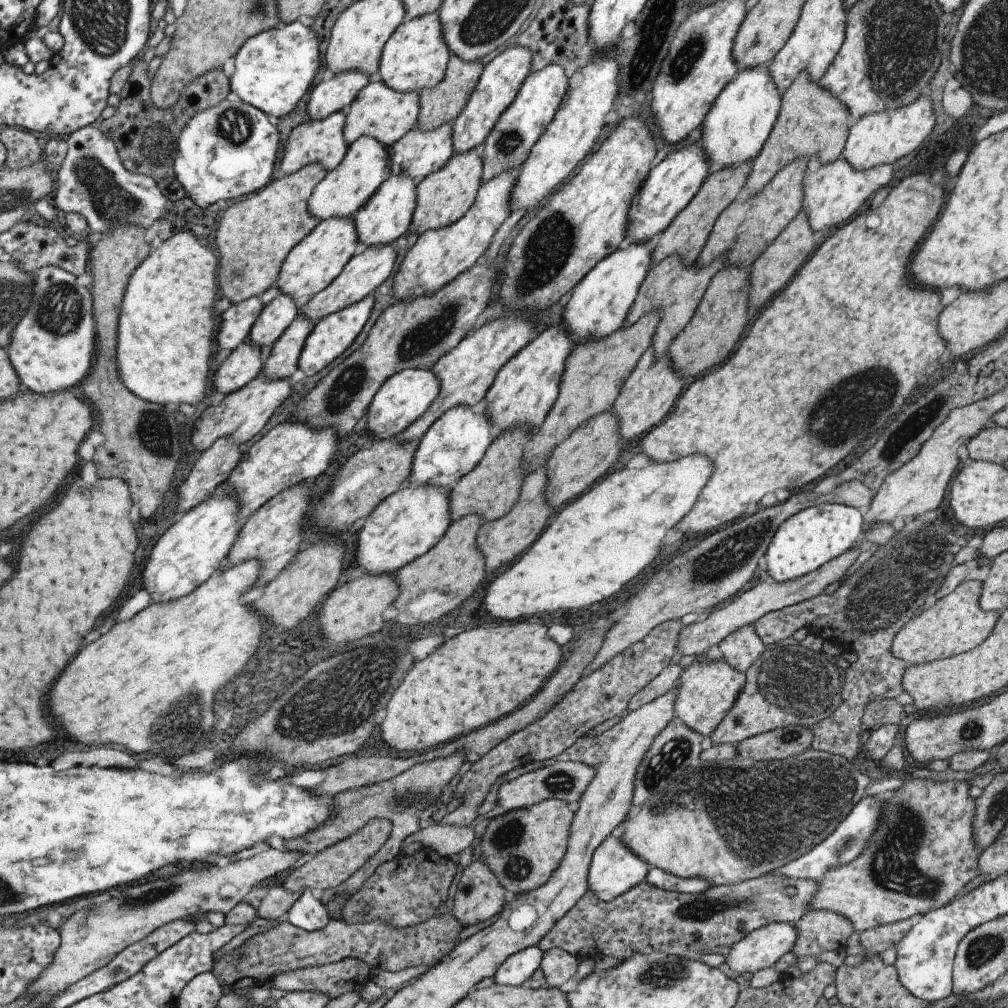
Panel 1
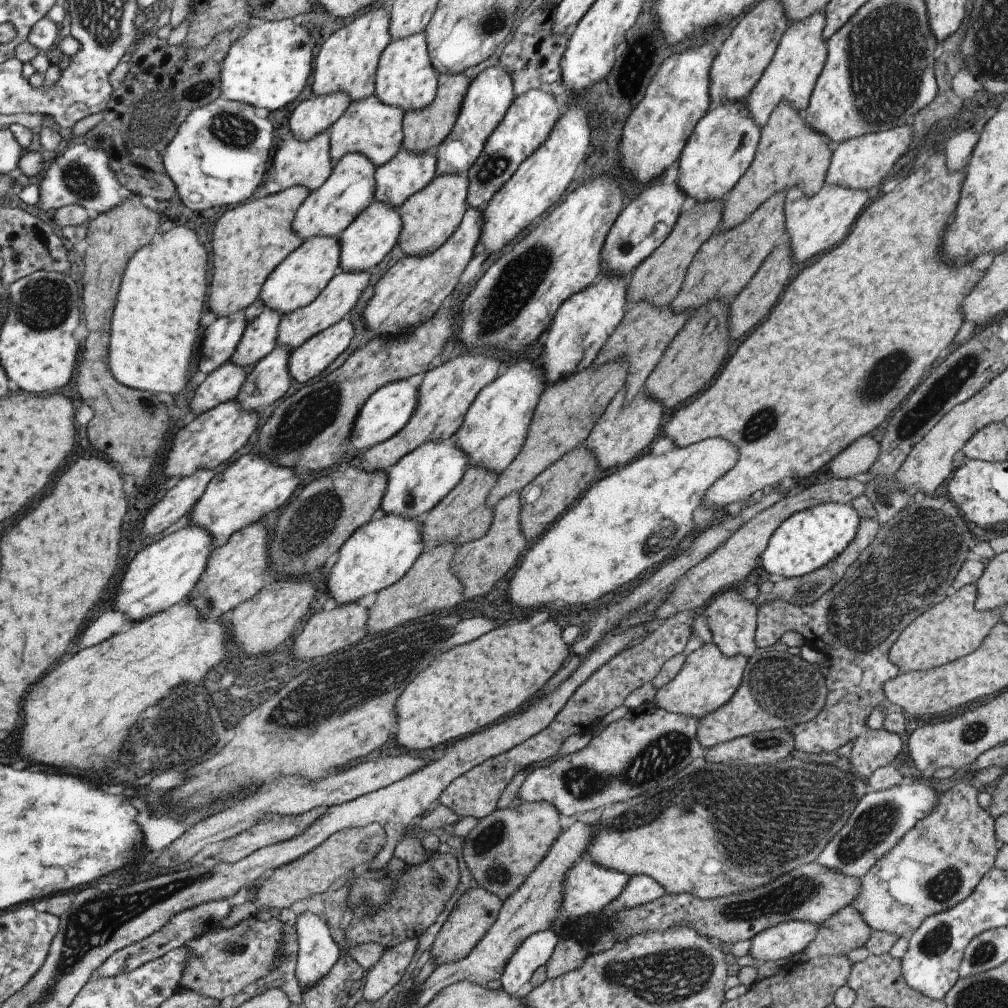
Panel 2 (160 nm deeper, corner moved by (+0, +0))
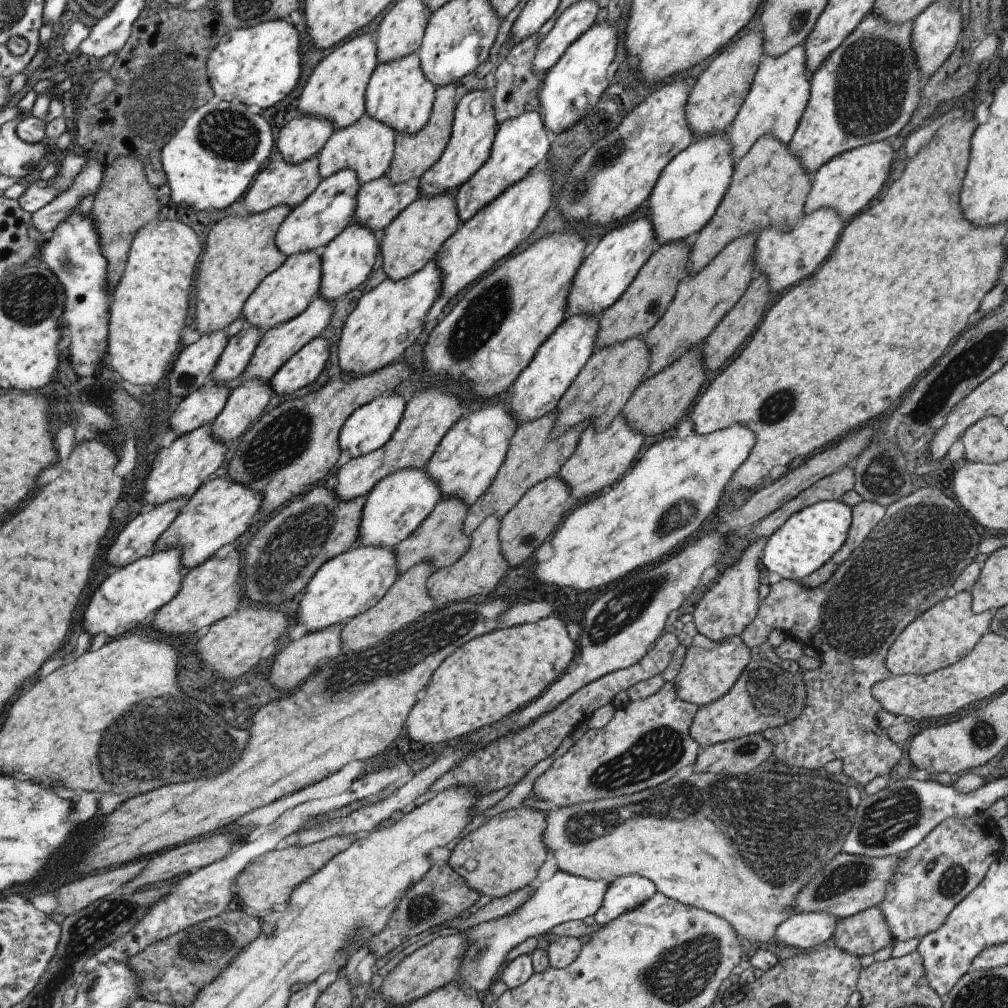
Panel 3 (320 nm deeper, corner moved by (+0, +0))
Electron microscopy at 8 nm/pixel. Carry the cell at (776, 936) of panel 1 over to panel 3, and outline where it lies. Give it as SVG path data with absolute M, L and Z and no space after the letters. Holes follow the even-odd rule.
M799 912L775 928L776 944L808 949L828 943L838 918L827 912Z

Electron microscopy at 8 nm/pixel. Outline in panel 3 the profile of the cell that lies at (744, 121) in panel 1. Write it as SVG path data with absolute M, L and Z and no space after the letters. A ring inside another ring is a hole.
M727 130L715 132L713 136L697 136L687 148L677 152L659 174L647 198L647 220L651 220L657 245L691 239L699 233L715 214L734 170Z

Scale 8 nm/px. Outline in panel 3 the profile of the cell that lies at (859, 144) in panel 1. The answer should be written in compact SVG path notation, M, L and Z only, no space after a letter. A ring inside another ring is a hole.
M890 140L856 147L833 156L812 174L811 190L807 192L803 204L803 215L817 208L830 207L846 222L855 217L881 190L885 178L889 178L889 174L893 172L893 156L895 153Z

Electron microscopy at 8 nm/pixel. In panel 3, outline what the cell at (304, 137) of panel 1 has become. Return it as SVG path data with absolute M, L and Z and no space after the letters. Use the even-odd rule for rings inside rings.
M279 150L278 153L271 152L268 162L255 176L255 180L242 196L243 206L245 206L247 214L256 214L268 210L271 206L287 206L287 208L293 209L301 204L321 182L318 158L319 154L316 153L311 158L307 158L307 160L298 164L287 164L287 160L283 160L279 155Z

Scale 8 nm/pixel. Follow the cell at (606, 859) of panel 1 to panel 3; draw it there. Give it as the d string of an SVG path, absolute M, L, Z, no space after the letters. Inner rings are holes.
M556 871L549 880L545 880L527 902L517 908L509 909L505 916L481 922L463 931L469 940L469 951L463 954L461 968L455 974L455 983L450 981L445 988L453 986L461 988L463 994L482 995L489 992L489 988L499 976L505 965L503 960L511 948L515 948L527 938L542 938L548 936L549 930L561 922L569 920L583 920L592 916L601 905L608 883L600 879L587 879L574 876L562 871Z

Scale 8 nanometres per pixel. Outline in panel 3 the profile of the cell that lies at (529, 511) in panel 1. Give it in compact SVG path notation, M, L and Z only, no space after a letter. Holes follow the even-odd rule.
M487 516L481 524L471 532L471 544L467 551L450 565L439 566L427 578L427 594L435 600L435 608L441 608L444 603L466 601L471 596L487 595L509 572L509 564L503 559L499 546L498 530L501 519L497 516Z

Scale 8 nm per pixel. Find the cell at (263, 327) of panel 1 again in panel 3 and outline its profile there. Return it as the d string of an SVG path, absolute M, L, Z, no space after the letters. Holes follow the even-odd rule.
M250 326L229 337L223 354L211 370L211 378L217 382L229 383L242 374L261 340L261 335L262 331L257 326Z

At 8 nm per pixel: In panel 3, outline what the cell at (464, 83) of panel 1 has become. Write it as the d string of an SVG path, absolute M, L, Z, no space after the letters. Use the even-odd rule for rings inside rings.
M455 85L439 86L434 91L434 102L427 123L418 132L407 134L397 132L395 135L395 150L393 160L384 176L393 184L401 184L405 180L419 179L443 153L449 140L456 105L454 104Z

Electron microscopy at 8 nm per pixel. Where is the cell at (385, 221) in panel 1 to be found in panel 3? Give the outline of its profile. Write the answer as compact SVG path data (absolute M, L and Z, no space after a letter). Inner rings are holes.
M352 223L335 236L334 240L318 250L322 265L318 296L333 302L365 282L367 274L373 268L373 262L379 261L379 235L365 228L363 224Z

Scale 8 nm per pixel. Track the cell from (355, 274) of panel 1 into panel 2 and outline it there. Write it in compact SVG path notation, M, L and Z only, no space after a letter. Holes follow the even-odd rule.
M368 272L337 273L325 285L325 288L307 305L300 309L282 314L279 319L276 336L276 346L286 347L289 351L295 350L308 338L326 329L328 326L347 316L353 304L356 303L359 293L367 286Z

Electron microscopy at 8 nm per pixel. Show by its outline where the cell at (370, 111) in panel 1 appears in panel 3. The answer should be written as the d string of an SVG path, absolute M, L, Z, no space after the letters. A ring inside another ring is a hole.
M363 114L353 124L333 130L331 136L318 151L319 176L321 179L325 179L335 172L347 168L355 172L359 185L377 180L379 176L384 176L389 170L395 150L395 135L393 128L389 128L387 124L381 124L379 120L375 120L373 116L367 116L367 114Z

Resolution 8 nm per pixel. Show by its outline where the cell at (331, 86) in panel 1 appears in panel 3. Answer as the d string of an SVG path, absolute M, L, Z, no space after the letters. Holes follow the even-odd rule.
M300 116L290 120L277 134L275 148L287 164L311 158L333 132L333 124L323 116Z

